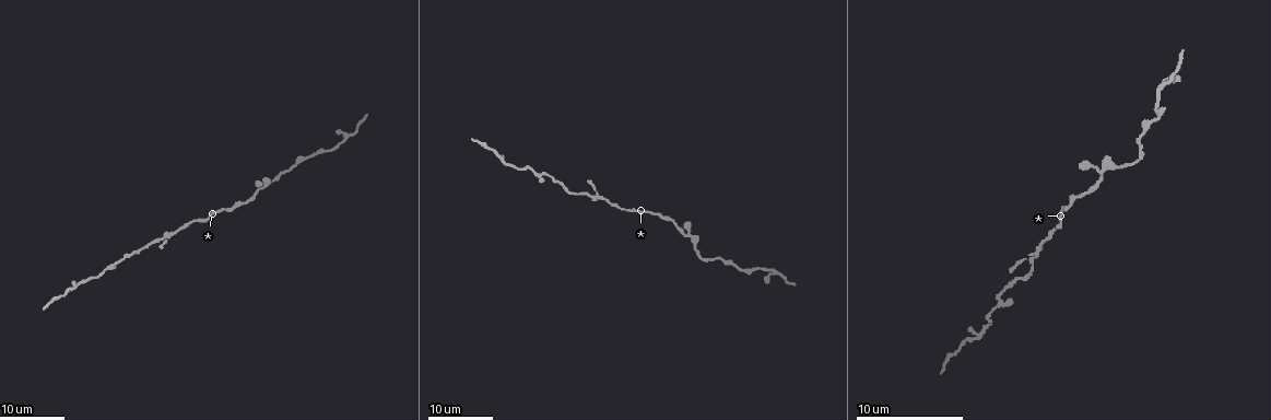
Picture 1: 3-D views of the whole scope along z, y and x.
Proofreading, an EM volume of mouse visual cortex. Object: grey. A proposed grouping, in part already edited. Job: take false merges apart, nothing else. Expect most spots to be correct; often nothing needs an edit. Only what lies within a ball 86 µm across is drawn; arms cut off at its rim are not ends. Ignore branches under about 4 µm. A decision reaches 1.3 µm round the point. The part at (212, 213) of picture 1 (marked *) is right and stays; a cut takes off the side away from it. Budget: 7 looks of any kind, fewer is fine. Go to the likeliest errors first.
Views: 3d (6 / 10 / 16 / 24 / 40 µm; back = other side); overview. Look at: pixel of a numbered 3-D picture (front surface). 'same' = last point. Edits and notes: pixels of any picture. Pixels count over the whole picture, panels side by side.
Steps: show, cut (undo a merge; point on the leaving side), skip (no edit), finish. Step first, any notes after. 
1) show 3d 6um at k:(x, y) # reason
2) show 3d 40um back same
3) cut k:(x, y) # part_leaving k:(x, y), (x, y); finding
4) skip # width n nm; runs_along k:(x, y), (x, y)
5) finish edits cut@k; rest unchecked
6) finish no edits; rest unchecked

show 3d 24um at 1:(259, 188) # two arms in line, one across

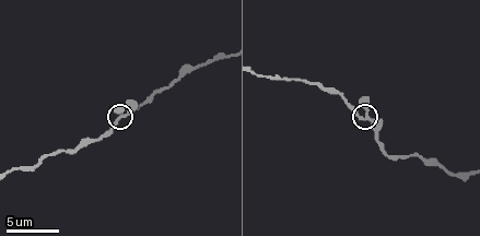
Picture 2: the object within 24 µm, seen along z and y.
show 3d 10um at 2:(366, 120) # zoom in

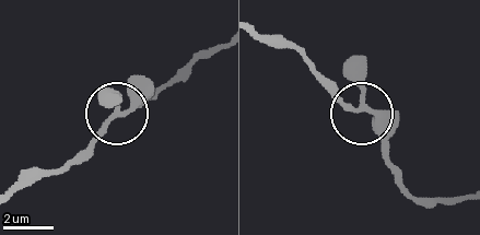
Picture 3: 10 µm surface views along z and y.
skip # width 200 nm; runs_along 3:(16, 186), (60, 169), (110, 121), (152, 98); continuous, no second neuron

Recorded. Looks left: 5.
show 3d 16um at 1:(348, 134) # three-way junction

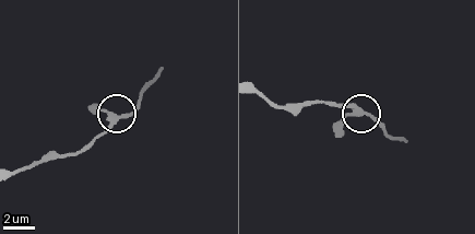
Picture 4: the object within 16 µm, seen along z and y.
show 3d 6um at 4:(122, 115)

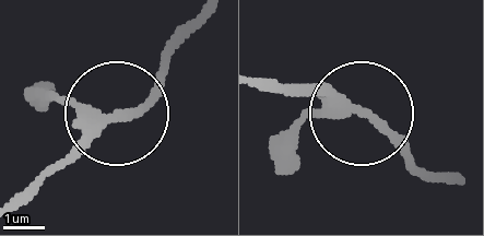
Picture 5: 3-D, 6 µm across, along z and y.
skip # width 250 nm; runs_along 5:(13, 208), (138, 107), (176, 48); one neuron here

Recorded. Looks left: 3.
show 3d 16um at 1:(588, 196) # thin neck

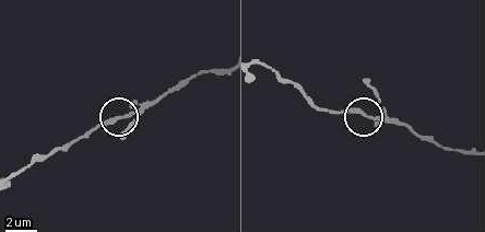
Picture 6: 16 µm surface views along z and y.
show 3d 10um at 6:(125, 118) # zoom in

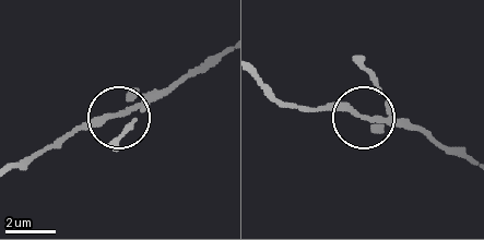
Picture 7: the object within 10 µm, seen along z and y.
skip # width 160 nm; runs_along 7:(463, 157), (406, 123), (376, 123), (303, 105); one neuron here

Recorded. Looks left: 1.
finish no edits; rest unchecked

